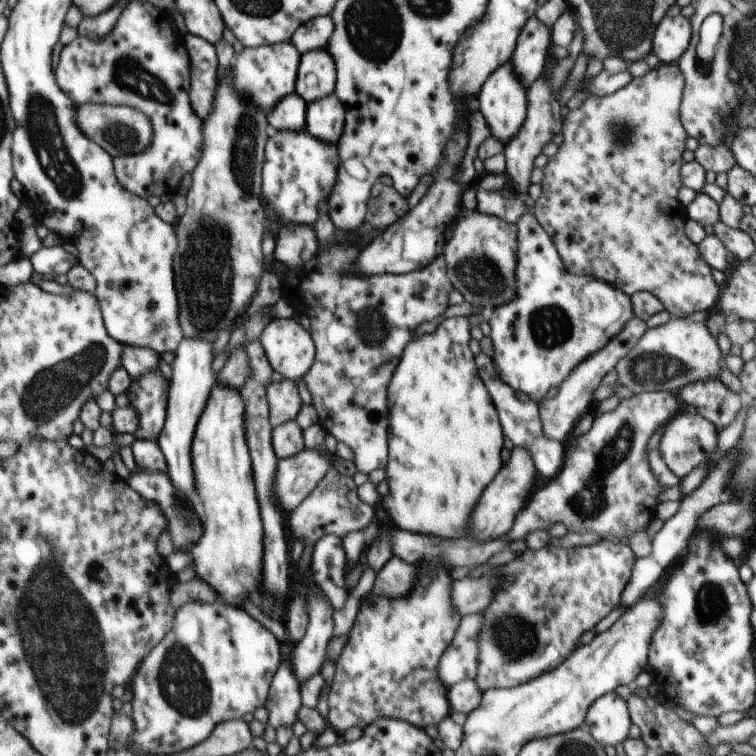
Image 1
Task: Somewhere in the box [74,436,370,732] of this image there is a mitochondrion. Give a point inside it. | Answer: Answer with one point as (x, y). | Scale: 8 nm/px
(182, 682)

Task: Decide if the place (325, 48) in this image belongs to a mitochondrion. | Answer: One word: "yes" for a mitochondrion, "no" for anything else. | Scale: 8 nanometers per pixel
no

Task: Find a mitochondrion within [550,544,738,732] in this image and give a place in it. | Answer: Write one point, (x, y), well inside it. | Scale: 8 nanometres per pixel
(711, 606)

